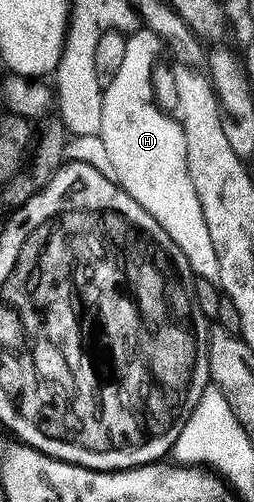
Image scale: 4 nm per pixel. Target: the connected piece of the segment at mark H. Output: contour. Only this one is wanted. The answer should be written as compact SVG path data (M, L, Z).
M139 30L127 39L124 63L104 88L104 118L100 135L117 171L118 187L140 202L140 206L144 206L144 210L164 226L166 236L180 246L199 281L207 280L218 286L222 283L220 260L216 258L216 246L211 245L207 234L196 186L192 186L192 178L188 174L184 127L173 115L154 105L154 63L161 48L164 48L163 41L145 30Z

